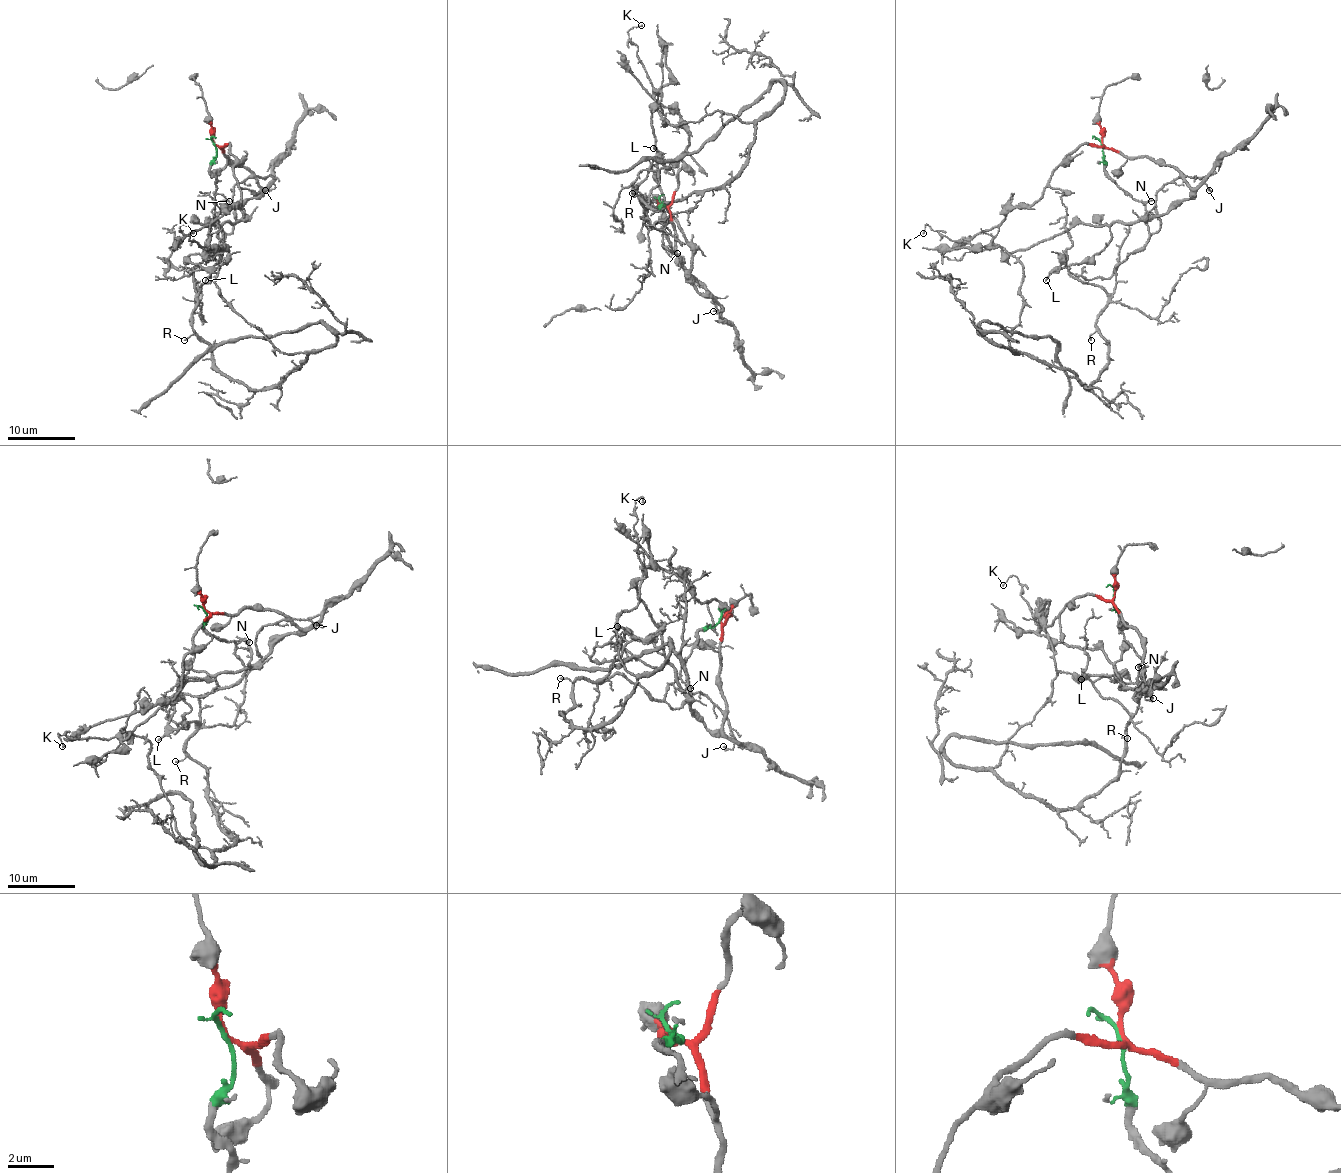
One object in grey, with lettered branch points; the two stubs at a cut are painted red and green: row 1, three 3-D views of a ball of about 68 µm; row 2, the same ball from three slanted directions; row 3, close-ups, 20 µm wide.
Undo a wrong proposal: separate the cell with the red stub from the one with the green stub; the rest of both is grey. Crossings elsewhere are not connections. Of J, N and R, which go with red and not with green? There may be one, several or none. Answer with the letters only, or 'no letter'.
J

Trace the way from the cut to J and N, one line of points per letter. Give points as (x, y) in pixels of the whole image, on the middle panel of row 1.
J: (662, 203), (675, 230), (679, 262), (723, 308), (721, 311), (712, 311)
N: (662, 203), (658, 207), (663, 212), (665, 222), (663, 240), (674, 254), (677, 252)

